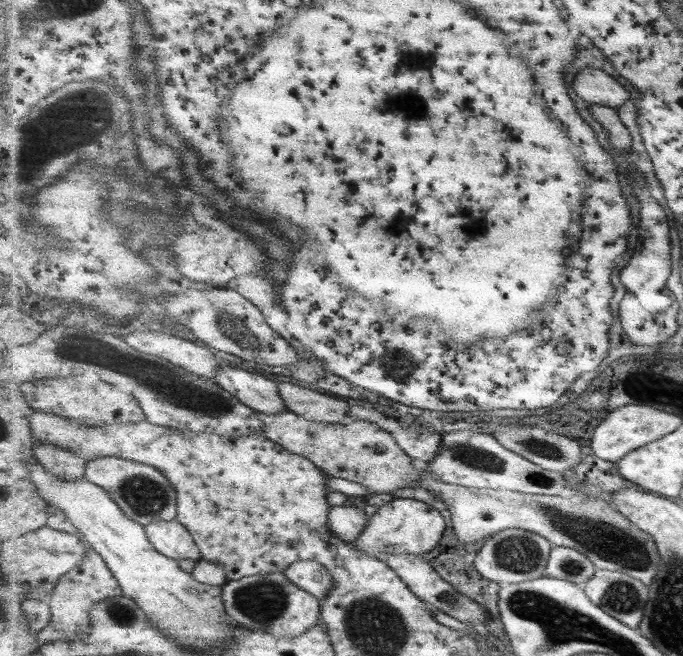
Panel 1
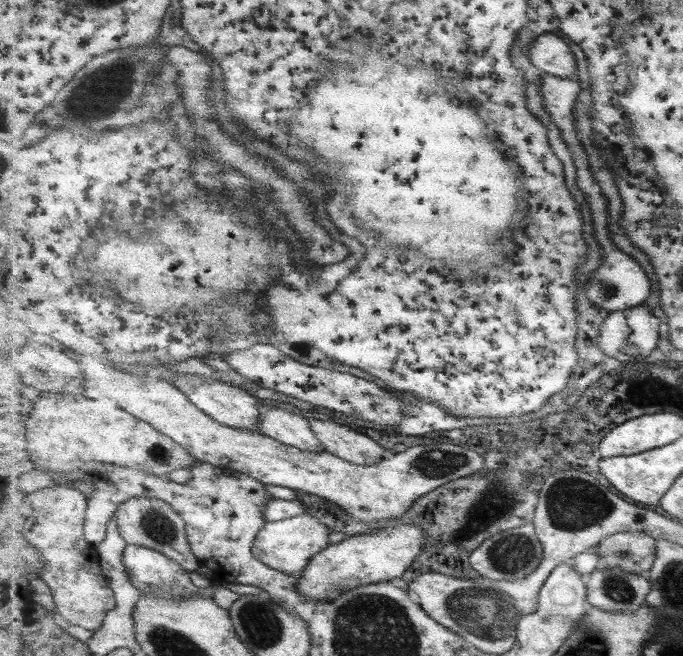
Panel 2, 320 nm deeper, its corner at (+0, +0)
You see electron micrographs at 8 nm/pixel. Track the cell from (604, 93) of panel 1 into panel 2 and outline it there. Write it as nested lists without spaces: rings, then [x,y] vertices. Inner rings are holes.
[[[555,34],[539,36],[531,50],[531,62],[541,68],[542,72],[549,72],[563,78],[573,78],[577,72],[577,60],[565,40]]]

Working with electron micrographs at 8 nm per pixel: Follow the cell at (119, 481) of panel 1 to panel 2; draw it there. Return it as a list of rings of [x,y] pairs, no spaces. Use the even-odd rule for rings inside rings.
[[[137,496],[124,502],[115,514],[121,536],[129,546],[152,548],[158,550],[180,564],[187,572],[195,572],[201,565],[198,557],[192,551],[186,531],[186,521],[169,504],[160,498]]]

